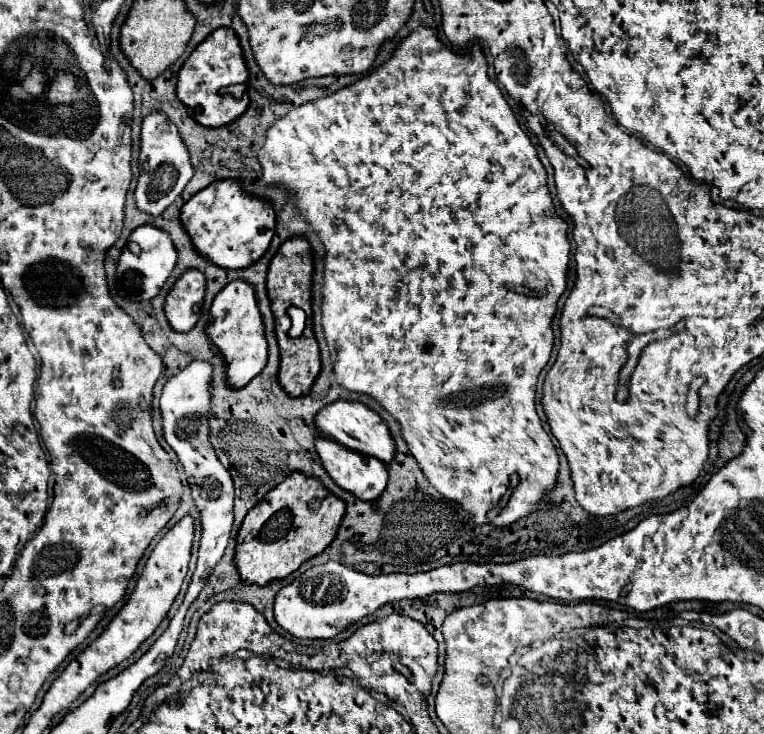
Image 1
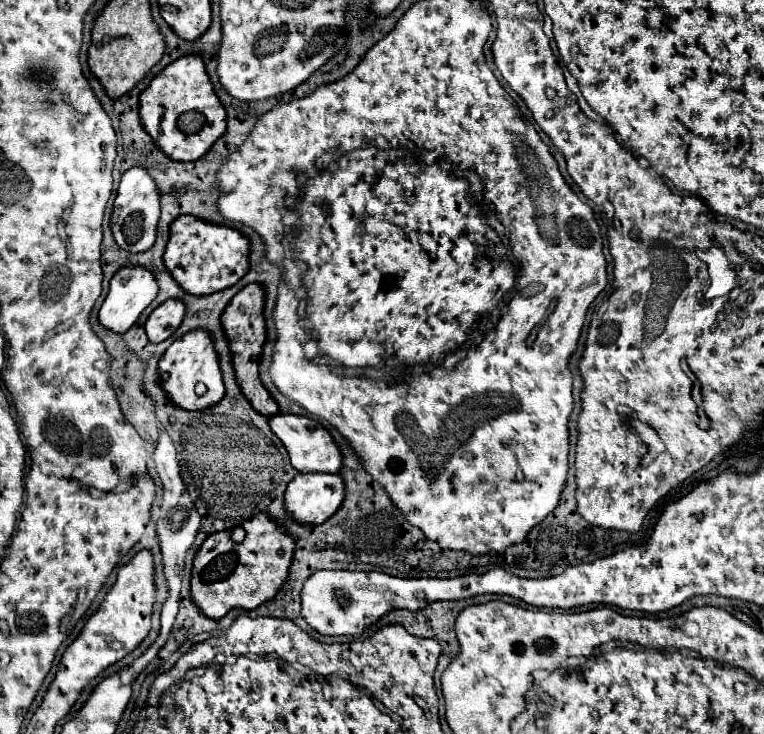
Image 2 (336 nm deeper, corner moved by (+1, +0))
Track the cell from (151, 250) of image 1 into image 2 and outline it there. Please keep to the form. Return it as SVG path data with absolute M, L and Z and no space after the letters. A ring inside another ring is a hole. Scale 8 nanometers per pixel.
M123 267L111 279L109 293L99 309L99 323L113 333L125 333L155 297L157 281L153 281L151 273Z

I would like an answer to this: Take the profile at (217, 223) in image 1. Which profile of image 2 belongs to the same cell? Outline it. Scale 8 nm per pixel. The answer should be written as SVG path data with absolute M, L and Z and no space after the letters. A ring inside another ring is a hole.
M179 217L171 225L163 263L183 291L201 297L235 285L249 271L247 253L249 243L239 231L207 221L197 221L197 217Z

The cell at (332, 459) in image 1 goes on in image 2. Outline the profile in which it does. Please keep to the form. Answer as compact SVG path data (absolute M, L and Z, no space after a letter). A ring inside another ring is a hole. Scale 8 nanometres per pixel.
M297 473L295 479L285 489L283 507L293 517L293 521L297 521L299 525L321 525L337 511L337 505L341 505L343 495L345 495L345 489L341 485L341 477L337 477L337 475Z

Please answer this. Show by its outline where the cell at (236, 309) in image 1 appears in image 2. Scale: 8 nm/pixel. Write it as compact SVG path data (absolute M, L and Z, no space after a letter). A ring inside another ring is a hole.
M199 329L193 333L185 333L177 341L173 341L169 345L169 349L163 353L163 357L159 359L157 383L165 391L167 399L173 405L177 405L179 409L203 411L207 407L217 405L217 401L221 401L221 397L225 395L225 385L221 381L221 369L219 369L217 353L213 349L213 341L209 341L207 333L201 333L201 329ZM197 383L203 383L207 387L207 393L201 397L195 393Z

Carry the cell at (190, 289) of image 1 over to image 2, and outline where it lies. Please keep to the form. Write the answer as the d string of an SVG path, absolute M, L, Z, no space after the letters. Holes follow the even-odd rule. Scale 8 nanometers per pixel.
M167 299L161 303L145 321L145 333L151 343L161 343L171 337L171 333L181 325L185 307L177 299Z

